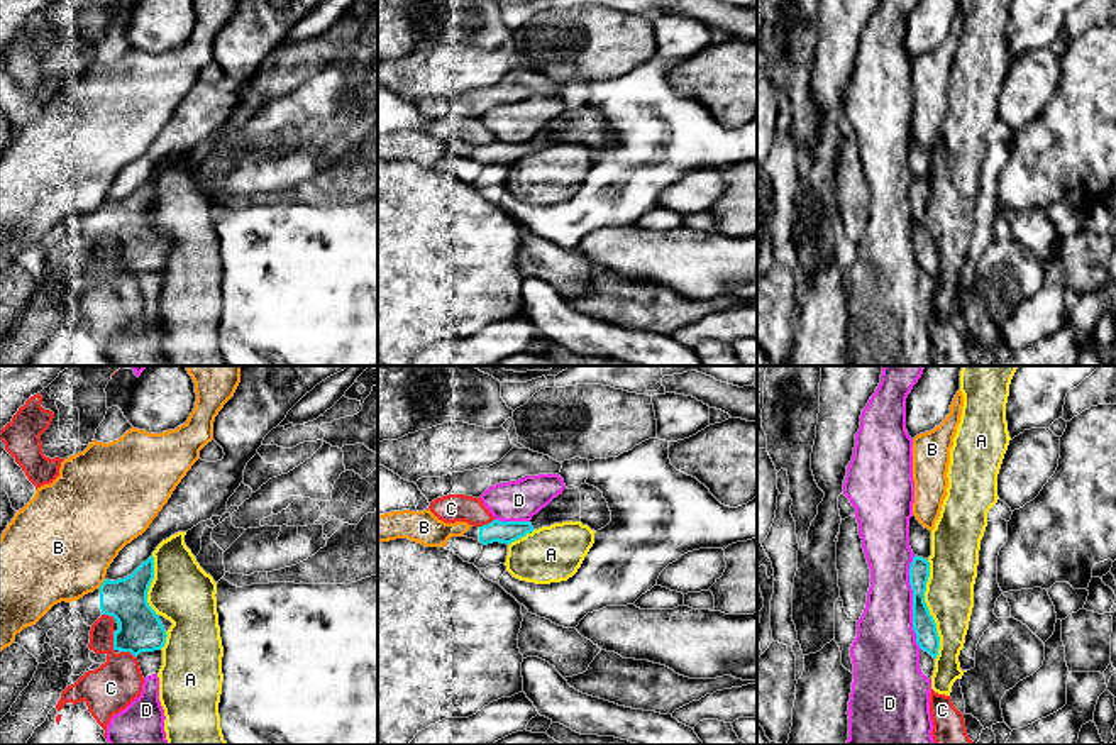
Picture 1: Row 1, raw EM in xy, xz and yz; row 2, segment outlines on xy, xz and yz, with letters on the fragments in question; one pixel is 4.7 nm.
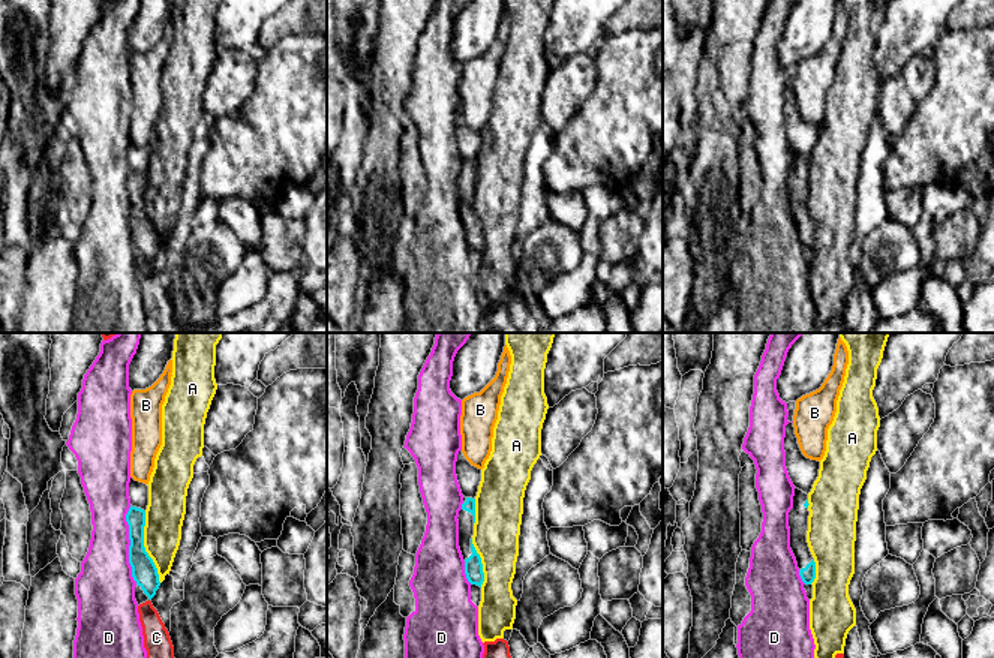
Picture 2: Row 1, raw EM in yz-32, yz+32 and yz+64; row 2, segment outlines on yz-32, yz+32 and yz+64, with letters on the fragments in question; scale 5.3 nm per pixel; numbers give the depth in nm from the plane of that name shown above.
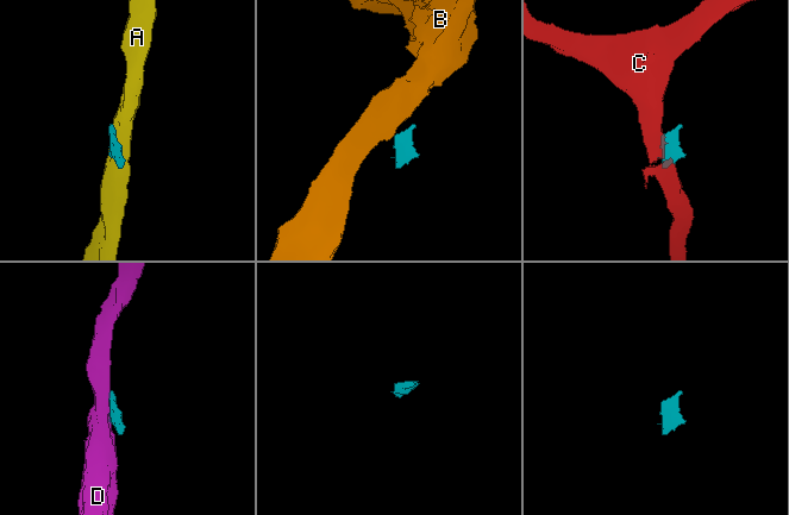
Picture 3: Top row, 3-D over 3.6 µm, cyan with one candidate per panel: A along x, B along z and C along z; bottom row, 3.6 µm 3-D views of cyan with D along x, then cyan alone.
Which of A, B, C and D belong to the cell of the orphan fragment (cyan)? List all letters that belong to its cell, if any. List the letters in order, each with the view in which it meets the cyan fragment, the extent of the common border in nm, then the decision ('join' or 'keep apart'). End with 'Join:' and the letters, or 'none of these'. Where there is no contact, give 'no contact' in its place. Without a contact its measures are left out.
A: contact in yz; length 480 nm; keep apart
B: contact in xy; length 60 nm; keep apart
C: contact in xy; length 100 nm; keep apart
D: contact in yz; length 440 nm; keep apart
Join: none of these

